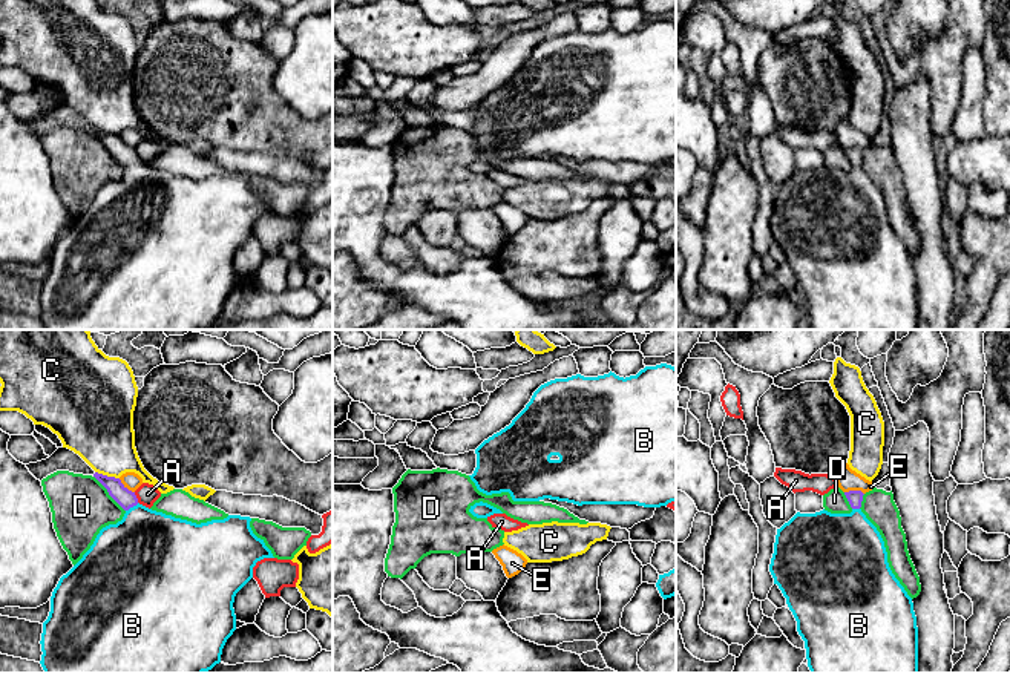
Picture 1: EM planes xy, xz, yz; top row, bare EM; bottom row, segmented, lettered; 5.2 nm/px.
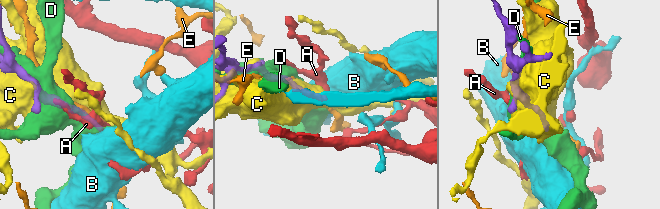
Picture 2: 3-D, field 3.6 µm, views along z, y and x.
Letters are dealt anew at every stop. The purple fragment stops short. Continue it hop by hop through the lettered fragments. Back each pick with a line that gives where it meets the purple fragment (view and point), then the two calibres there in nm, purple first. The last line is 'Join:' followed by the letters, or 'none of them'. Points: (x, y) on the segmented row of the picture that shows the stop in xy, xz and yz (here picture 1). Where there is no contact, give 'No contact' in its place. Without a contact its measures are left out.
B: Touches purple at xy (132, 506). Thickness 100 nm (purple) against 420 nm
Join: B

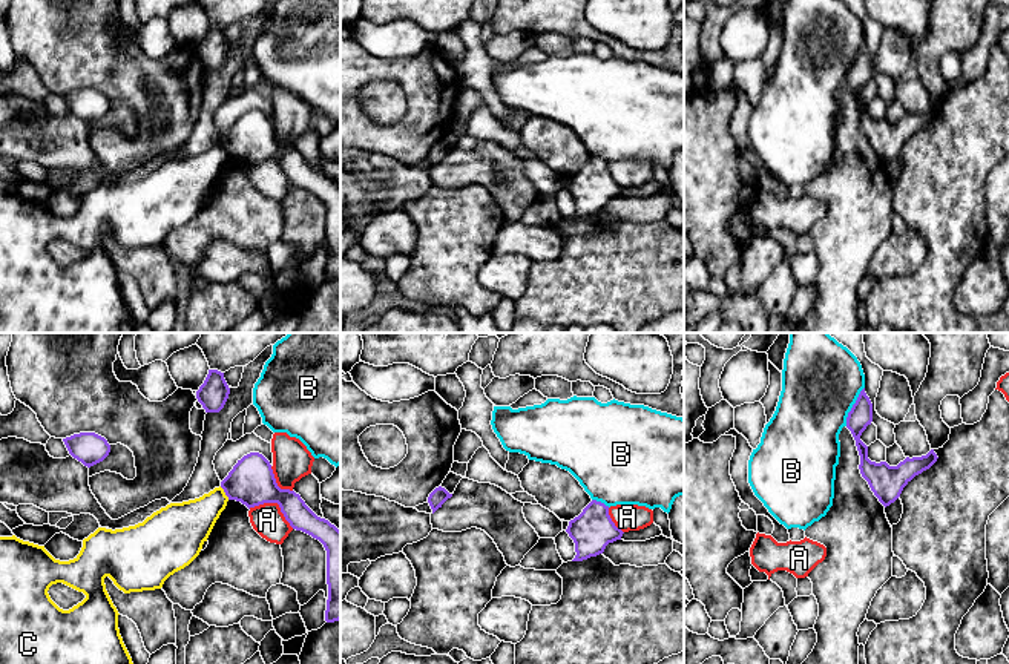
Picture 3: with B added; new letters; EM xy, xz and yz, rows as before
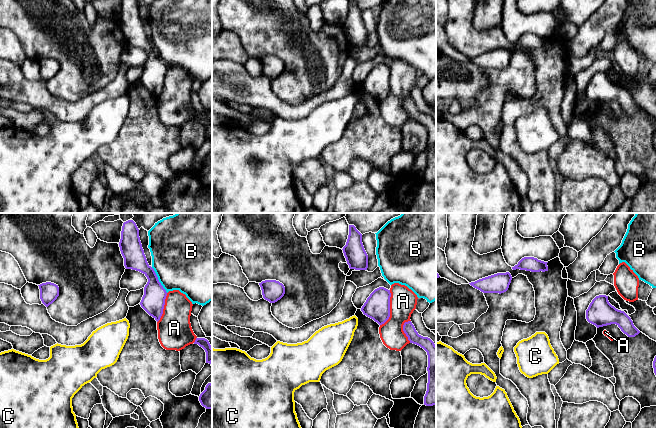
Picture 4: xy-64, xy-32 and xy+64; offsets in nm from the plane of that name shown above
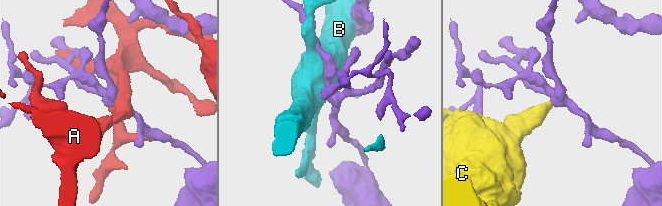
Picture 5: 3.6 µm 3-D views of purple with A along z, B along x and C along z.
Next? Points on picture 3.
Join: none of them

